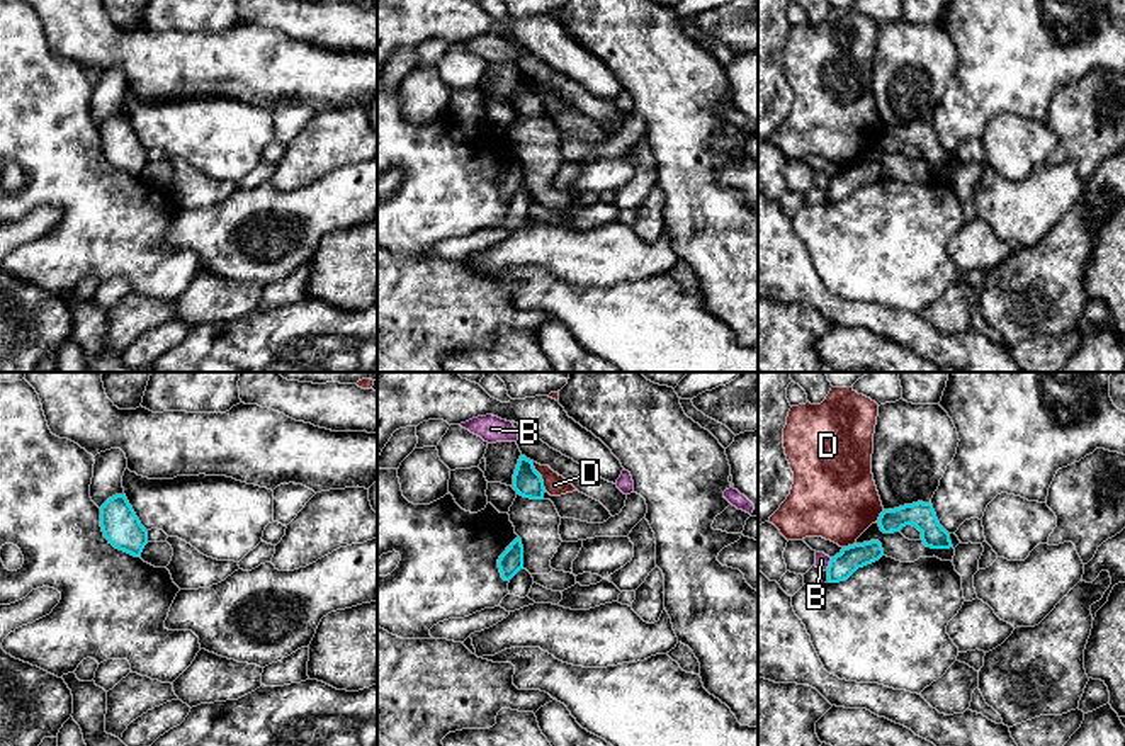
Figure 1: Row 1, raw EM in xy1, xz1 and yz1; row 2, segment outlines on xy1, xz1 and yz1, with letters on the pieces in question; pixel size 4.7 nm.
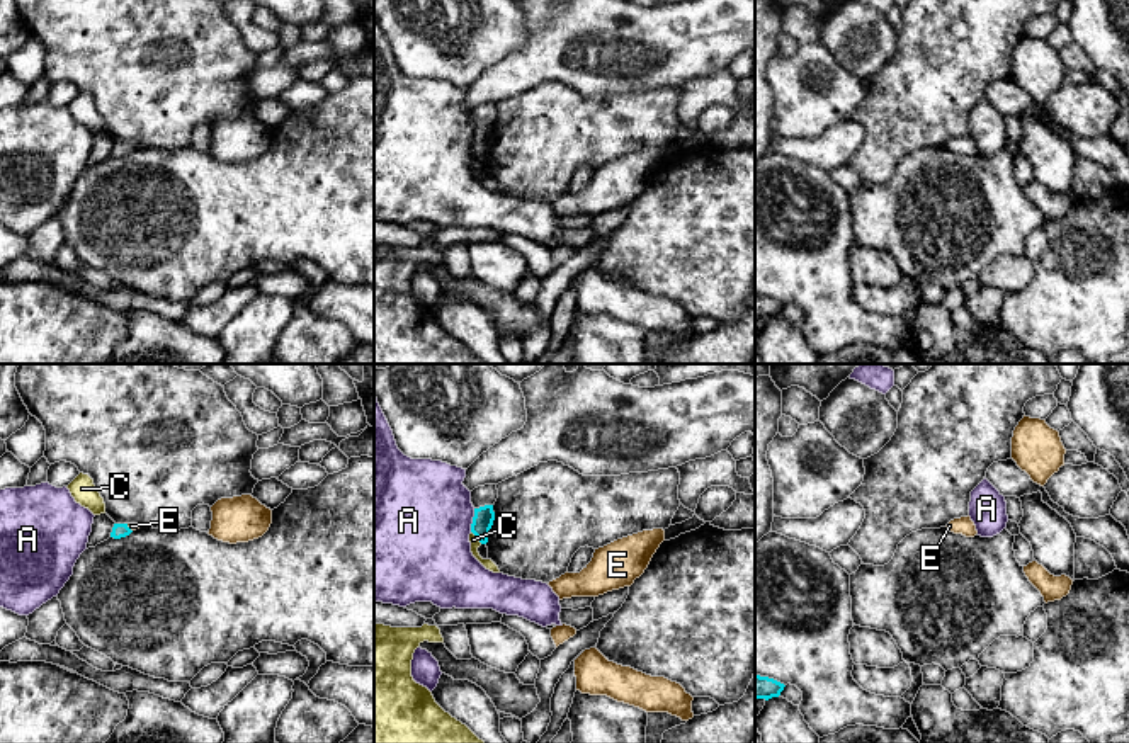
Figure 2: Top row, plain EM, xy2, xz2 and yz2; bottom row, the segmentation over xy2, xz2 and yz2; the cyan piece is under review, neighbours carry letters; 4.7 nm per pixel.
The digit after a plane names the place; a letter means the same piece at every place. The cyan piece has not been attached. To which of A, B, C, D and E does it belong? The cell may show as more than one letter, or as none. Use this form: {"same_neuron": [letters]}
{"same_neuron": ["E"]}

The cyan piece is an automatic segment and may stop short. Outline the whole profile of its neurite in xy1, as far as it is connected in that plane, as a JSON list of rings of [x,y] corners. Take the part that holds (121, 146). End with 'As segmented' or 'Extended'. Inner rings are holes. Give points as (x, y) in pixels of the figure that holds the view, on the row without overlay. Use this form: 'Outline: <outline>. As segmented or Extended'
Outline: [[[116,114],[100,126],[100,146],[109,163],[141,177],[148,163],[148,150],[141,144],[126,114]]]. As segmented

